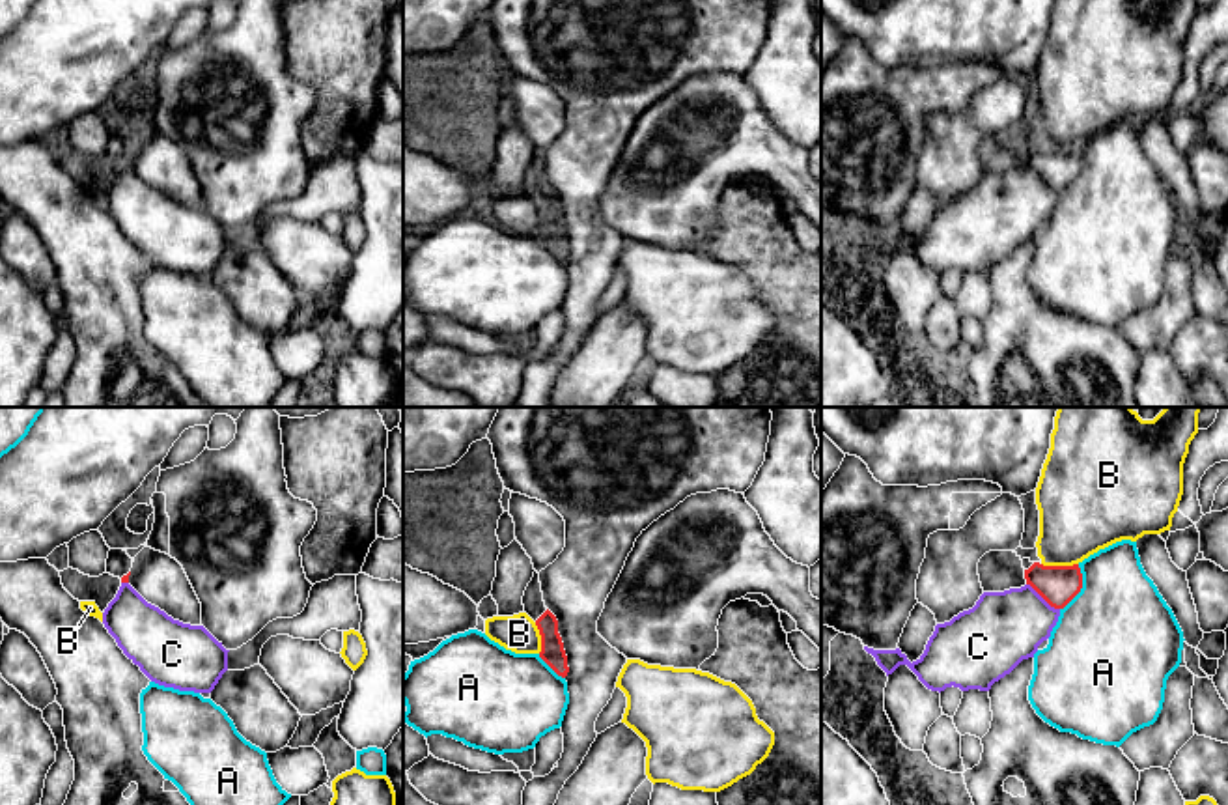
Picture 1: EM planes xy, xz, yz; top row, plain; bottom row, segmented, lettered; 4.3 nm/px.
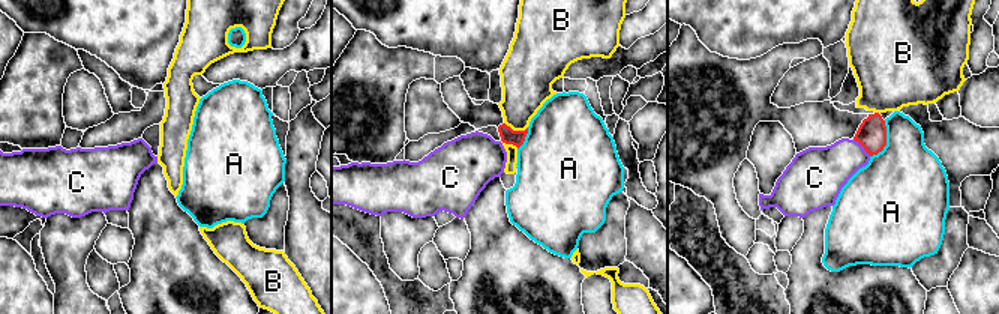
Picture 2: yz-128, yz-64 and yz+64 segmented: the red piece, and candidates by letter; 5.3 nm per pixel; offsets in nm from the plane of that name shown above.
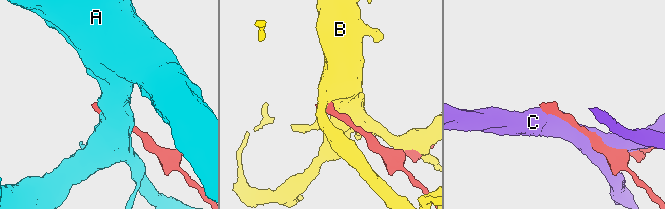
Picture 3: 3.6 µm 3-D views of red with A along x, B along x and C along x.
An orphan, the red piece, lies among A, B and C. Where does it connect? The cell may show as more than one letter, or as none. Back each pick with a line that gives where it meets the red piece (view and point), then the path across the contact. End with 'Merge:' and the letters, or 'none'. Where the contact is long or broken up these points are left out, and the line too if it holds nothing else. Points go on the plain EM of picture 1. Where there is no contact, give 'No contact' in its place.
Merge: none

